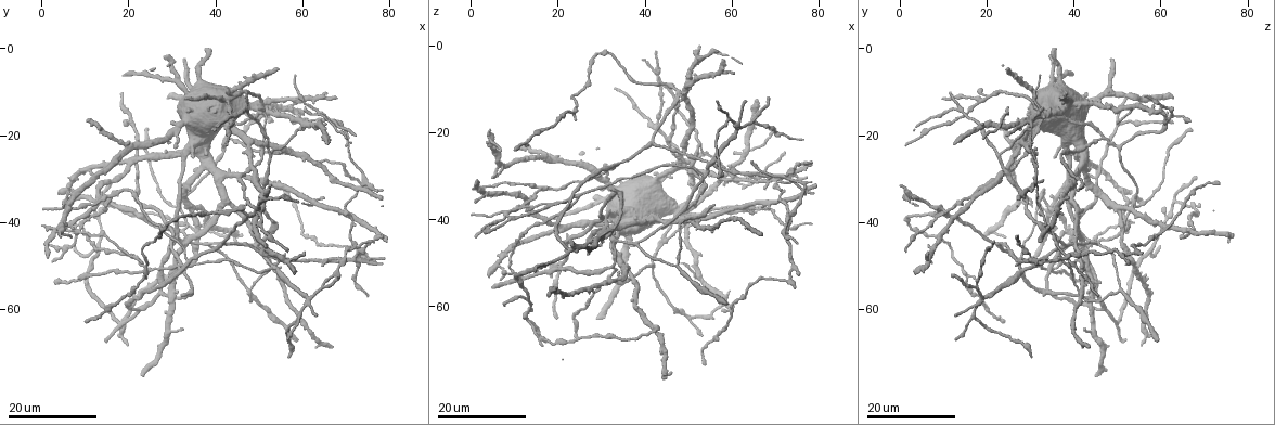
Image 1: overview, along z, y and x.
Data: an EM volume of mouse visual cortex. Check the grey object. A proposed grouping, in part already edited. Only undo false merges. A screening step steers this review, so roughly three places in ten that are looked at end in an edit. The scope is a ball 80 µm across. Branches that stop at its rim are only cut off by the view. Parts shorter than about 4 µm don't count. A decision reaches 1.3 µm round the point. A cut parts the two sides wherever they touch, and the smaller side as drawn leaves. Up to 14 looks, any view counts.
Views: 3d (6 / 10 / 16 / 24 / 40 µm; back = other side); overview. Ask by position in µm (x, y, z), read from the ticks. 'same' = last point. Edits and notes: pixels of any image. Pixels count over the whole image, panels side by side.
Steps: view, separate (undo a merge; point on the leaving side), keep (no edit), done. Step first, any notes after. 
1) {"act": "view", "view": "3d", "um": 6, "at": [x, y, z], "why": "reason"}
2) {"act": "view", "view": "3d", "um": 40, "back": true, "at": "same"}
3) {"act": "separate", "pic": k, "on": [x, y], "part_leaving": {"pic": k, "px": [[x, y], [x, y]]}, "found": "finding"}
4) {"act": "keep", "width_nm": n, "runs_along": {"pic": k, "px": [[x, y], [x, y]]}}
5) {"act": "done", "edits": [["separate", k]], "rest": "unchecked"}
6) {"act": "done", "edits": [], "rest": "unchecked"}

{"act": "view", "view": "3d", "um": 24, "at": [8.0, 42.5, 38.5], "why": "four arms meet"}

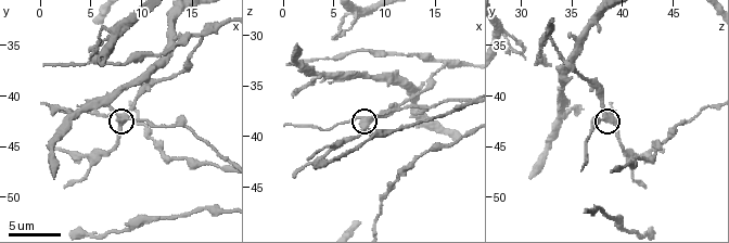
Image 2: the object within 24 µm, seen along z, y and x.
{"act": "view", "view": "3d", "um": 10, "at": [8.2, 42.0, 38.2]}

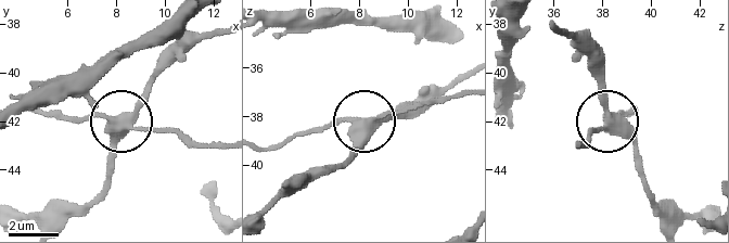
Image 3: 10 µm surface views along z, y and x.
{"act": "separate", "pic": 3, "on": [153, 131], "width_nm": 410, "found": "a second neuron is stuck on"}

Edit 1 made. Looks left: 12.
{"act": "view", "view": "overview"}

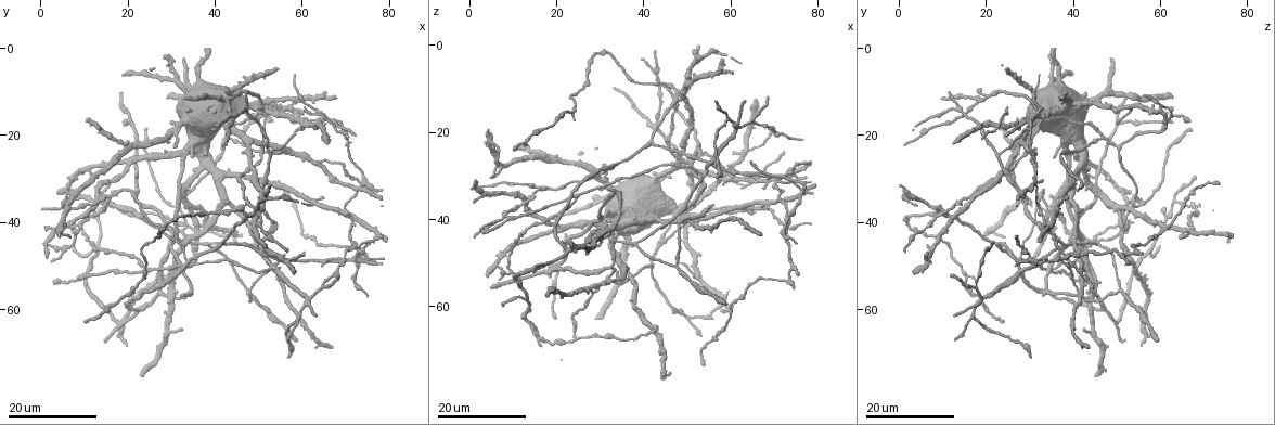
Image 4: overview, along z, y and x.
{"act": "view", "view": "3d", "um": 16, "at": [68.5, 49.0, 29.0], "why": "three arms meet"}

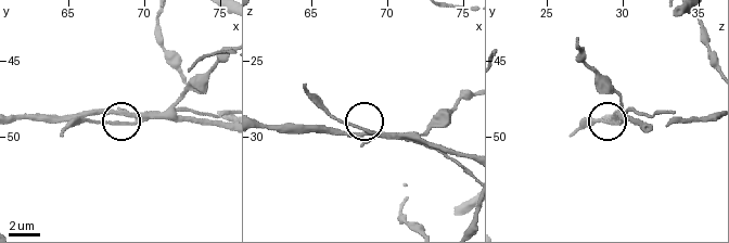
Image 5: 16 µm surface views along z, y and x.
{"act": "view", "view": "3d", "um": 6, "at": [68.2, 49.0, 29.6]}

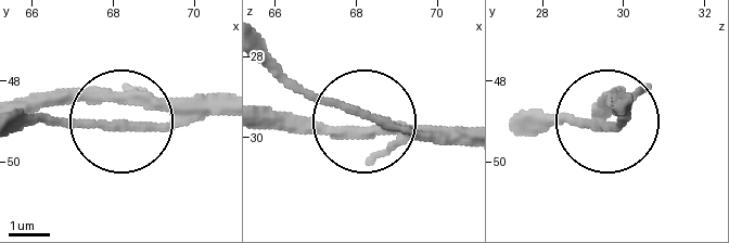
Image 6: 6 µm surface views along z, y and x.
{"act": "view", "view": "3d", "um": 6, "back": true, "at": [68.20, 49.15, 29.40]}

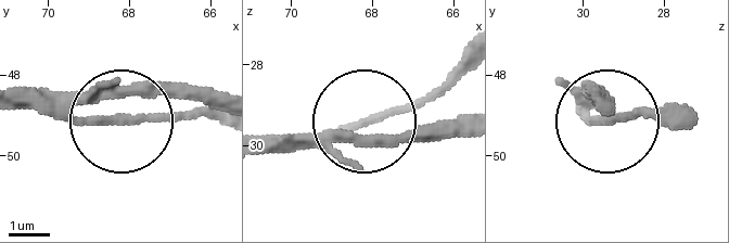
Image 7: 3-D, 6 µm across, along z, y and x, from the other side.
{"act": "keep", "side_arm_um": 5, "runs_along": {"pic": 7, "px": [[270, 154], [425, 105], [467, 74]]}, "found": "continuous, no second neuron"}

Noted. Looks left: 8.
{"act": "view", "view": "3d", "um": 16, "at": [49.0, 45.5, 37.5], "why": "three-way junction"}

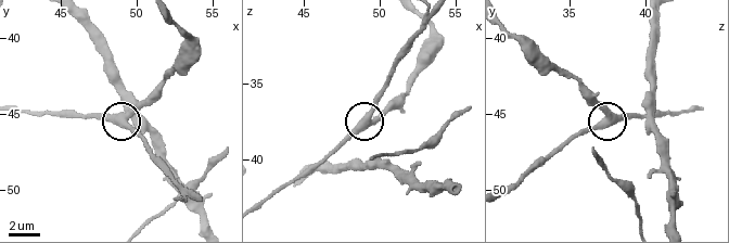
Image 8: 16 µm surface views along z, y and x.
{"act": "view", "view": "3d", "um": 6, "at": [49.4, 45.4, 37.6]}

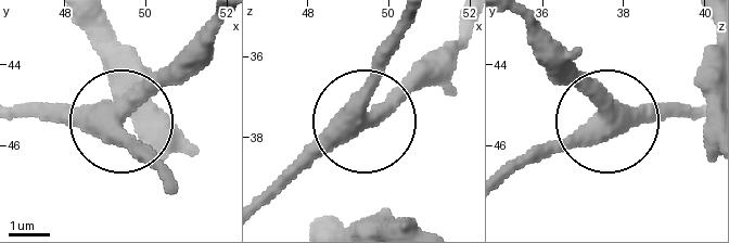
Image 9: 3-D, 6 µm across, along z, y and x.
{"act": "keep", "arms": 3, "runs_along": {"pic": 9, "px": [[23, 107], [127, 107], [195, 38]]}, "found": "all the same neuron"}

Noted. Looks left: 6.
{"act": "view", "view": "3d", "um": 16, "at": [47.5, 55.5, 51.0], "why": "arms part here"}

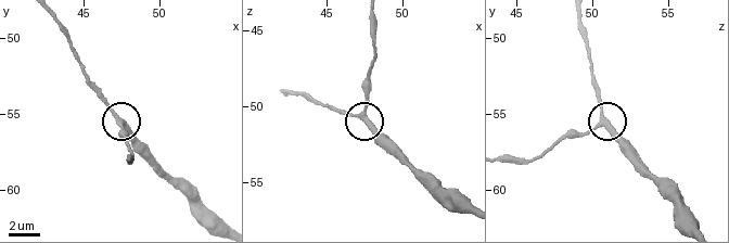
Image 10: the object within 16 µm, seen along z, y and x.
{"act": "view", "view": "3d", "um": 6, "at": [47.4, 55.8, 50.4]}

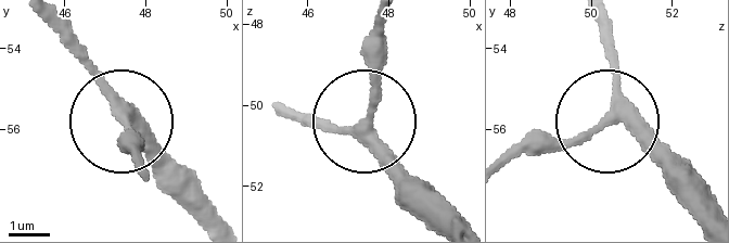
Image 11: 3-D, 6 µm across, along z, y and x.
{"act": "keep", "side_arm_um": 19, "runs_along": {"pic": 11, "px": [[41, 17], [204, 201]]}, "found": "continuous, no second neuron"}

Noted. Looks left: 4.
{"act": "view", "view": "3d", "um": 16, "at": [61.5, 58.5, 18.0], "why": "arms part here"}

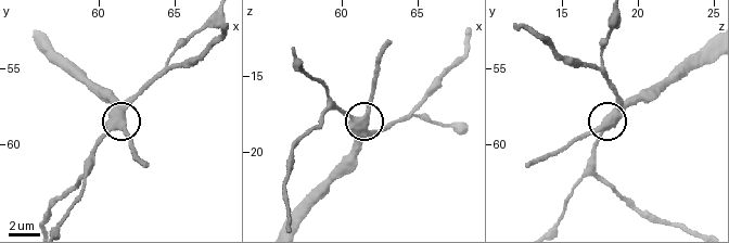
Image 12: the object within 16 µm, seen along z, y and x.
{"act": "view", "view": "3d", "um": 10, "at": [60.8, 59.0, 17.8]}

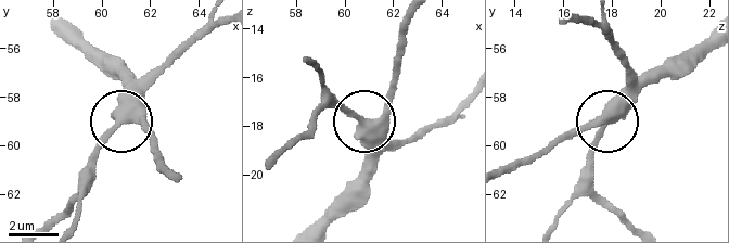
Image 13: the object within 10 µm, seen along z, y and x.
{"act": "keep", "side_arm_um": 7, "found": "one neuron here"}

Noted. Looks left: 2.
{"act": "view", "view": "3d", "um": 24, "at": [65.0, 54.5, 18.0], "why": "side arm on a straight run"}

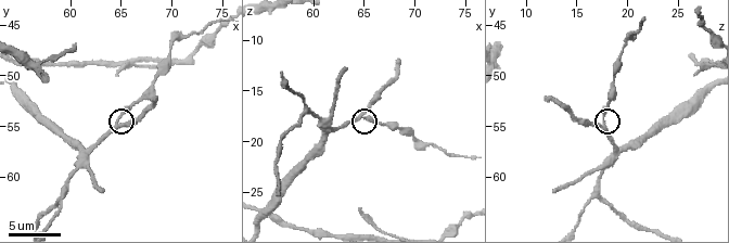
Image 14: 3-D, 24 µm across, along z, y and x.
{"act": "view", "view": "3d", "um": 6, "at": [64.4, 54.4, 17.8], "why": "closer look"}

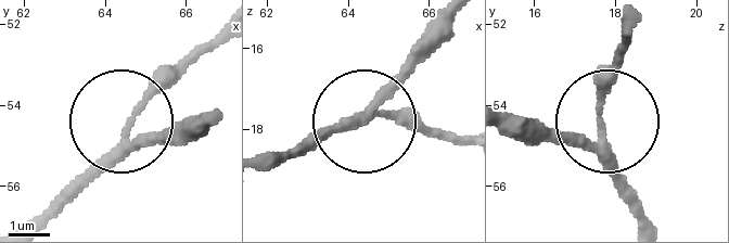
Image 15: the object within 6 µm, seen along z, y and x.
{"act": "keep", "width_nm": 220, "runs_along": {"pic": 15, "px": [[650, 219], [605, 137], [533, 137]]}, "found": "continuous, no second neuron"}

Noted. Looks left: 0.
{"act": "done", "edits": [["separate", 3]], "rest": "unchecked"}

